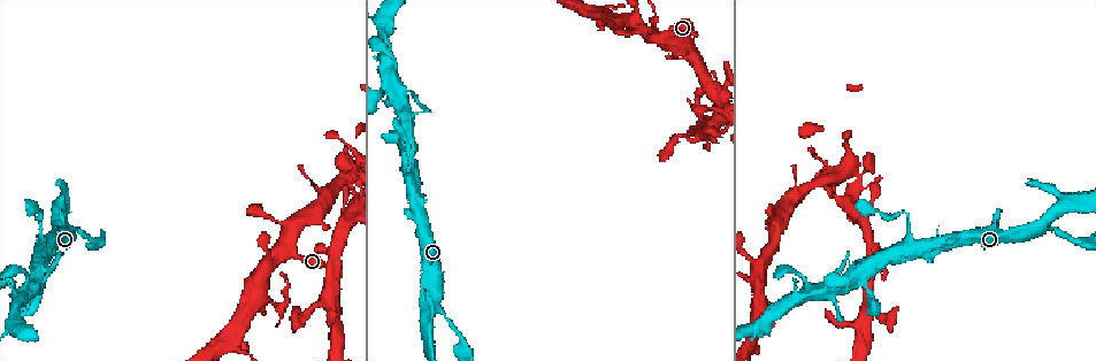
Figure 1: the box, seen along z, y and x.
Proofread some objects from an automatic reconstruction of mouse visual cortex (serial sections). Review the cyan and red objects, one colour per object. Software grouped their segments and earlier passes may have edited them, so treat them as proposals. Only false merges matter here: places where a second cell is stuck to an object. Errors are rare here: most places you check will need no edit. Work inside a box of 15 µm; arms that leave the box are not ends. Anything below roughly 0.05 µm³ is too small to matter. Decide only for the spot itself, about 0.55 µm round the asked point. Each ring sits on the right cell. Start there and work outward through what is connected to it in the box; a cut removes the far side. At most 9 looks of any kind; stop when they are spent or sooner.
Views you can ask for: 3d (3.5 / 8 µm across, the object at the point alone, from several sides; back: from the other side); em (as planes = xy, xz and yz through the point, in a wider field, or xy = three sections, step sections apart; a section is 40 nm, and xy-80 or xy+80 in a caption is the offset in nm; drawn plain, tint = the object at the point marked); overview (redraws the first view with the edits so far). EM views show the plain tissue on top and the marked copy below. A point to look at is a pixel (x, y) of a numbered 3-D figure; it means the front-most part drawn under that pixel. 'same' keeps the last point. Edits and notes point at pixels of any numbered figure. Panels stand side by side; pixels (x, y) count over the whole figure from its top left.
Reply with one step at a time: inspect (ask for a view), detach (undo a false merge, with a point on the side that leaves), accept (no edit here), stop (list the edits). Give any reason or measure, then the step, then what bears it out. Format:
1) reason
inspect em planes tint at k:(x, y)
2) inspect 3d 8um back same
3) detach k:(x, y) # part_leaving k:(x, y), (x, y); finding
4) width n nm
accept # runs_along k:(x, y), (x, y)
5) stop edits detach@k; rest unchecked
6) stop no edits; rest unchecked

small branch off a trunk
inspect 3d 8um at 1:(598, 11)

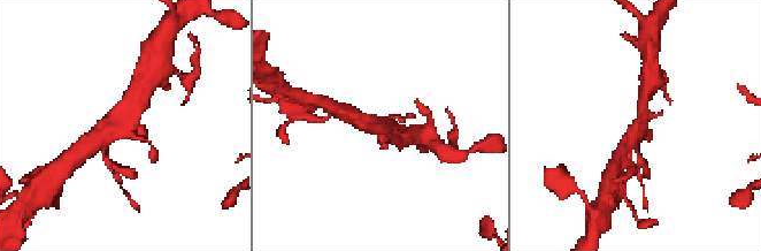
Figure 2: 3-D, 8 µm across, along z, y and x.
closer look
inspect 3d 3.5um at 2:(125, 127)

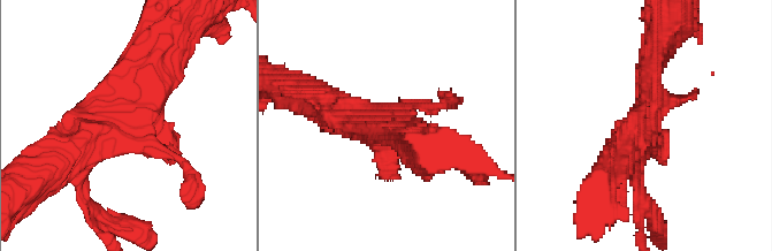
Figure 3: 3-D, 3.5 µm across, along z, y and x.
inspect em xy step 5 tint at 3:(130, 132)

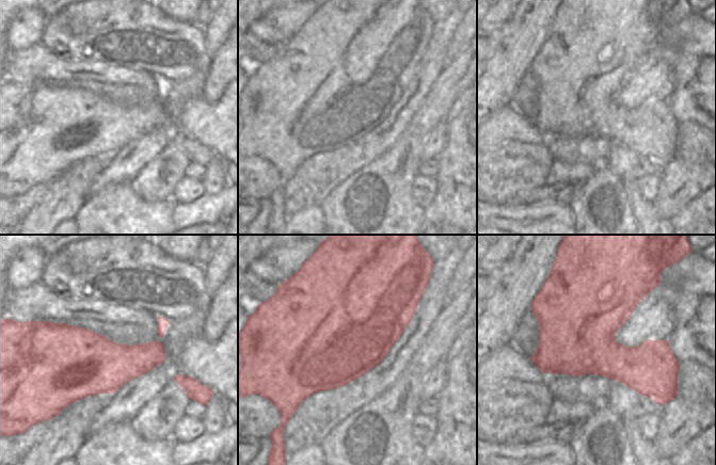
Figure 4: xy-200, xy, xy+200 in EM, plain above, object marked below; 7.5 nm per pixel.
accept # runs_along 3:(150, 68), (121, 118), (184, 164); one cell here

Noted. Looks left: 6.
abrupt turn
inspect 3d 3.5um at 1:(768, 303)

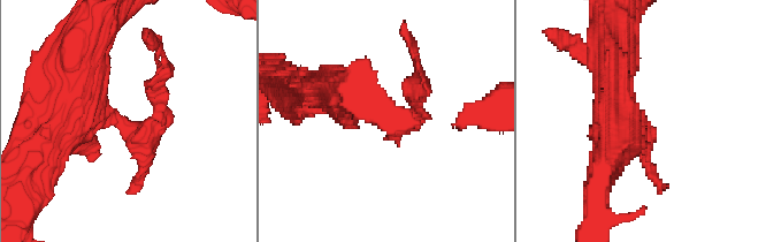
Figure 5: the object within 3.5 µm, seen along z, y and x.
now the EM
inspect em xy step 5 tint at 5:(122, 121)

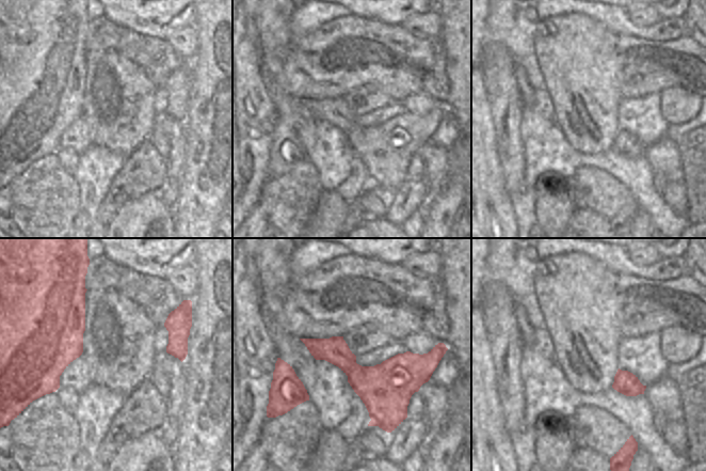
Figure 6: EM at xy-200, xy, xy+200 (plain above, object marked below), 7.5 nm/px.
accept # one cell here

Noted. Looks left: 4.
sudden change in width
inspect 3d 8um at 1:(633, 33)

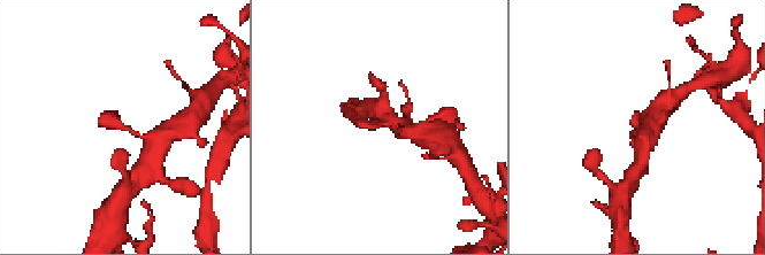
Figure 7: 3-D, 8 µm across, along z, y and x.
inspect em xy step 5 tint at 7:(119, 128)

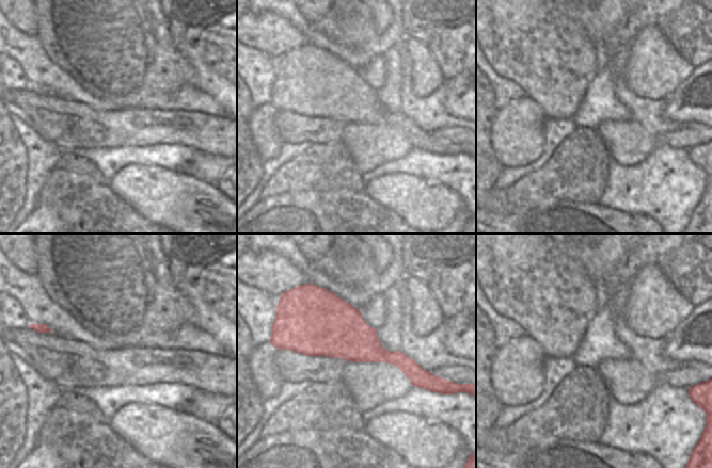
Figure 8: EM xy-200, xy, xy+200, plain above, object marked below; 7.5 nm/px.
width 440 nm
accept # runs_along 7:(158, 143), (104, 122), (100, 113); all the same cell

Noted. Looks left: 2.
looks like a crossing
inspect 3d 8um at 1:(715, 96)

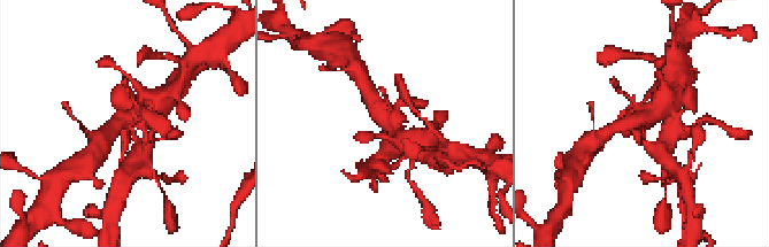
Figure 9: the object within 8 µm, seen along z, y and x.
inspect em xy step 1 tint at 9:(383, 121)

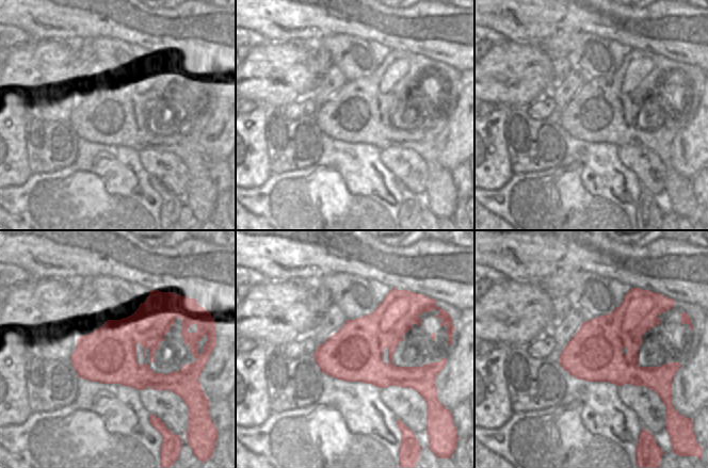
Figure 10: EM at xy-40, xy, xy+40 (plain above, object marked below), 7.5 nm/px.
accept # one cell here

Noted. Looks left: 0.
stop no edits; rest unchecked

